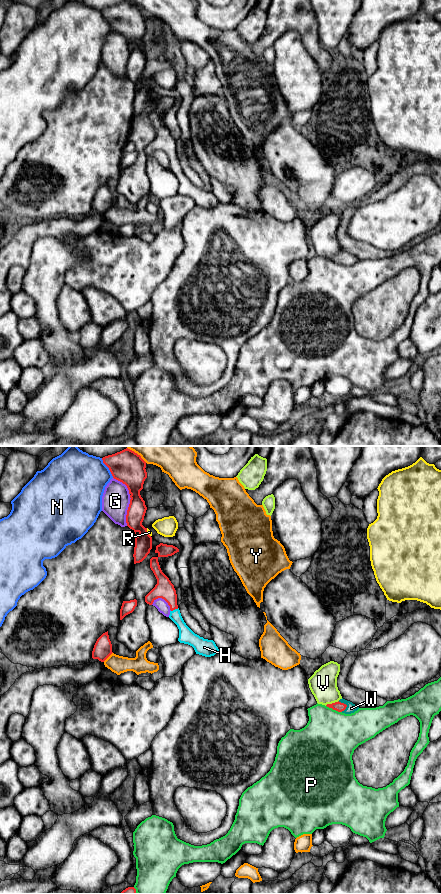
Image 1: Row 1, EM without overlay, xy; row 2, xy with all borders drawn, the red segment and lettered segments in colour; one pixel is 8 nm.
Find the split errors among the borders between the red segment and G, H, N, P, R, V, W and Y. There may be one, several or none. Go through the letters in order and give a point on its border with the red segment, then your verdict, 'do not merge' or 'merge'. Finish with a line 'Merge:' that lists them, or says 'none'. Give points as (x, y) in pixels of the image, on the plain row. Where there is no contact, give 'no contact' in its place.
G: xy (130, 51) | do not merge
H: xy (174, 161) | merge
N: xy (108, 19) | do not merge
P: xy (334, 261) | do not merge
R: xy (146, 84) | do not merge
V: xy (332, 255) | do not merge
W: xy (345, 256) | merge
Y: xy (107, 209) | do not merge
Merge: H, W

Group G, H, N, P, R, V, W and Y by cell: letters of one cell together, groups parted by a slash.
G / H W / N / P / R / V / Y

